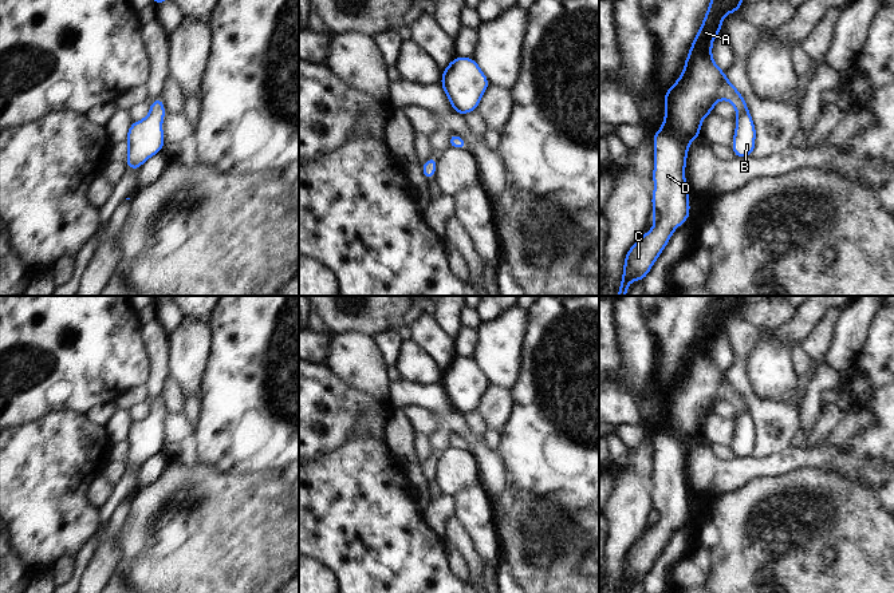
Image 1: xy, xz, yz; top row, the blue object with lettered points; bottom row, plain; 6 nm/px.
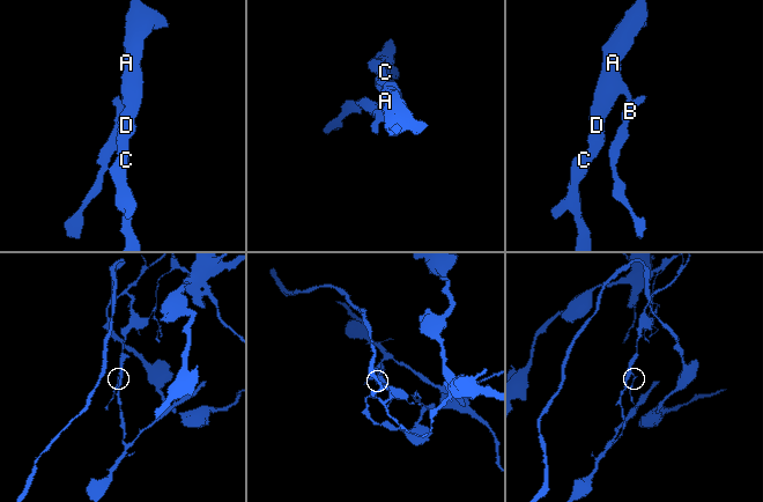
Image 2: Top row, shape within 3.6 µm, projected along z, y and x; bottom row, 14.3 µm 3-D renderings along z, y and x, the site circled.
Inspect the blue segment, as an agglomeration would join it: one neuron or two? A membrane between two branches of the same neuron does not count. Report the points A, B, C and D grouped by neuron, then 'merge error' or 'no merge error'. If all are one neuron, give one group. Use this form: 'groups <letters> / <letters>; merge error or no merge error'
groups A B C D; no merge error

